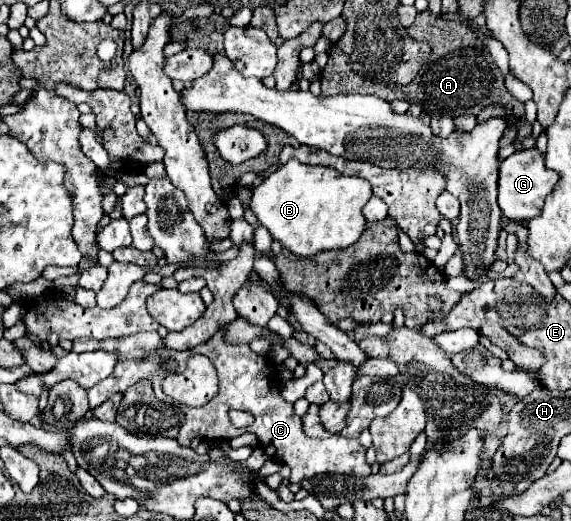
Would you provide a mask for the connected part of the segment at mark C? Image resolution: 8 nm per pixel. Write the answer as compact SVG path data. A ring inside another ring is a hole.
M219 329L209 341L189 349L189 351L167 351L163 353L165 359L185 361L185 357L193 353L209 351L209 357L213 357L213 365L219 375L219 393L203 407L199 409L185 409L185 423L179 429L179 443L185 447L191 443L193 437L219 441L219 439L233 439L241 433L255 433L261 441L261 447L265 453L273 459L279 459L291 467L291 483L301 483L303 479L309 479L319 473L345 473L345 475L361 475L367 477L371 473L371 465L365 461L365 447L359 443L359 439L347 439L341 435L331 435L327 439L311 439L301 429L301 417L295 415L293 403L287 403L281 397L279 381L275 379L273 371L269 367L275 367L269 357L257 355L249 349L249 345L239 343L227 343L223 337L223 331ZM229 411L249 411L253 415L253 425L249 427L233 427L229 421Z

